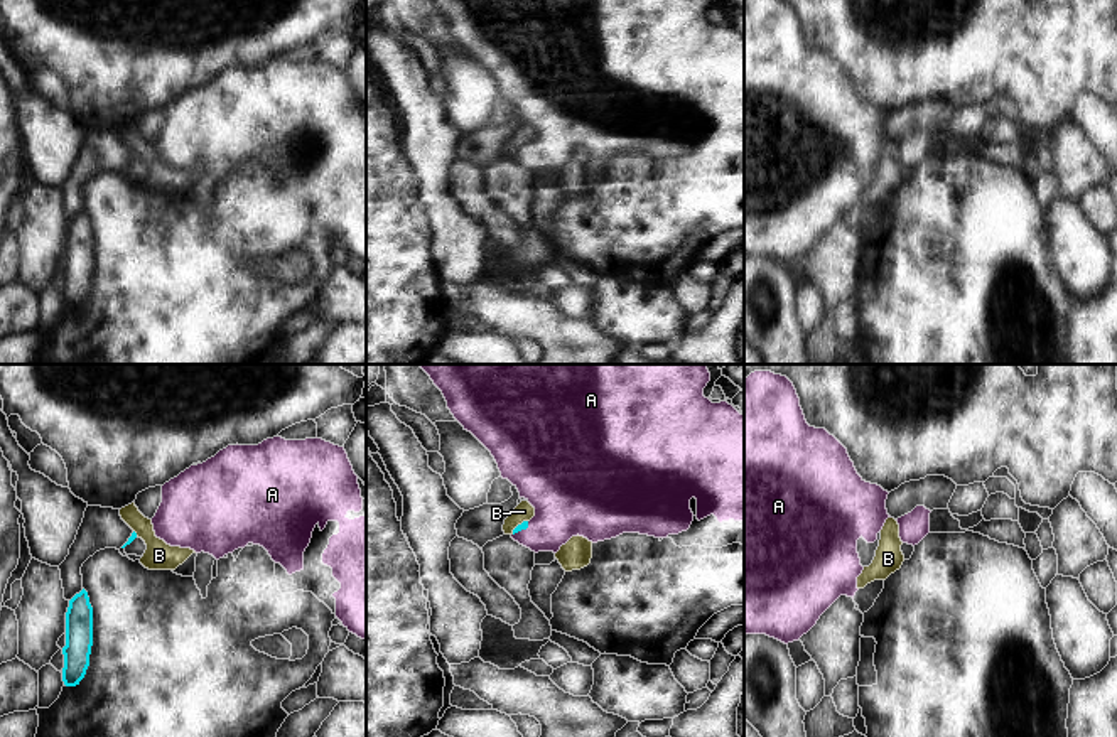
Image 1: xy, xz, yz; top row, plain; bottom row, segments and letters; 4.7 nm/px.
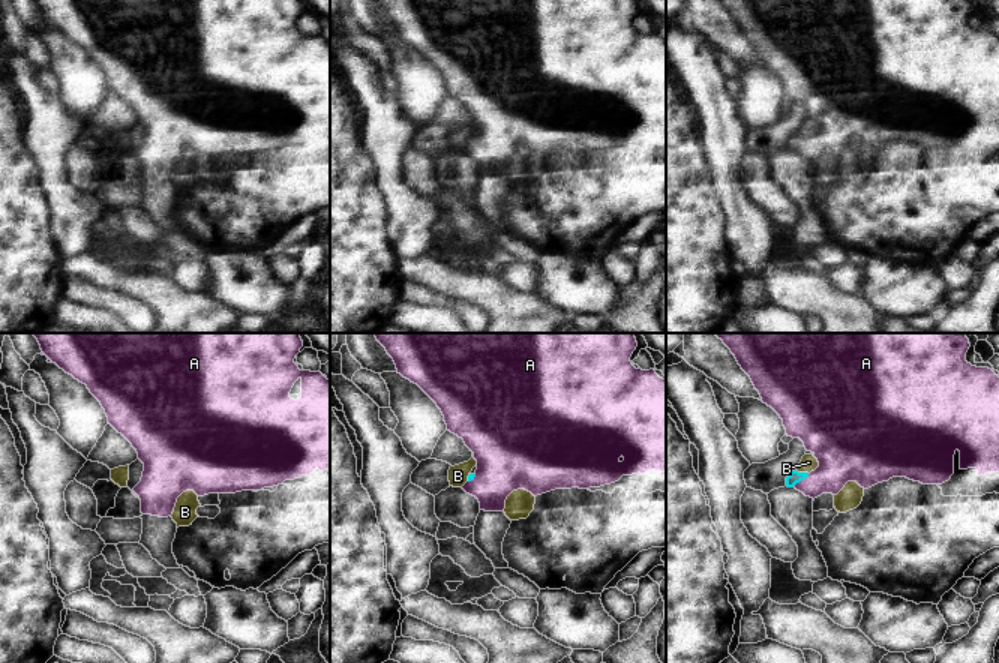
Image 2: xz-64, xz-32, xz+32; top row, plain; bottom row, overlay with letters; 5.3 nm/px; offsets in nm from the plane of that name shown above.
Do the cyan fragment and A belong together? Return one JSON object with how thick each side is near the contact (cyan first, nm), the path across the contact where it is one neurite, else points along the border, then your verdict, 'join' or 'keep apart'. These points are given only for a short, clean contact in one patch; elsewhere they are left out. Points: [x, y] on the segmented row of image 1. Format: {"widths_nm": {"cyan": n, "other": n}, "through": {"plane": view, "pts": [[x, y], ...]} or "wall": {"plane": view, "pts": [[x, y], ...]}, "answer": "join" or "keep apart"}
{"widths_nm": {"cyan": 40, "other": 320}, "through": {"plane": "xz", "pts": [[523, 525], [522, 528], [542, 528], [567, 503]]}, "answer": "join"}

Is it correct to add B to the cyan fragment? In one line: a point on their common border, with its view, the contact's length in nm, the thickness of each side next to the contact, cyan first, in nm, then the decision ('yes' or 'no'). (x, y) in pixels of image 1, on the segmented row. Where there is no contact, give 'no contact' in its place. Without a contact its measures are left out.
contact xz (518, 525); length 100 nm; calibres 40 and 90 nm; no

